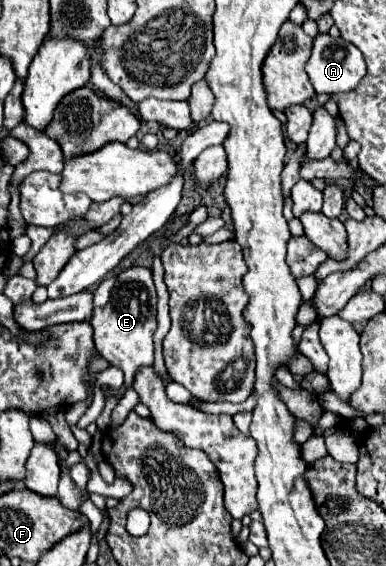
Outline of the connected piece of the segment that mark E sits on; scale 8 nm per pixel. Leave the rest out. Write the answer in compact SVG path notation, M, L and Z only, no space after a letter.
M131 266L117 274L111 298L103 308L93 310L93 342L97 352L111 364L125 372L125 388L131 388L133 374L141 366L153 366L153 332L157 328L157 292L151 270Z

